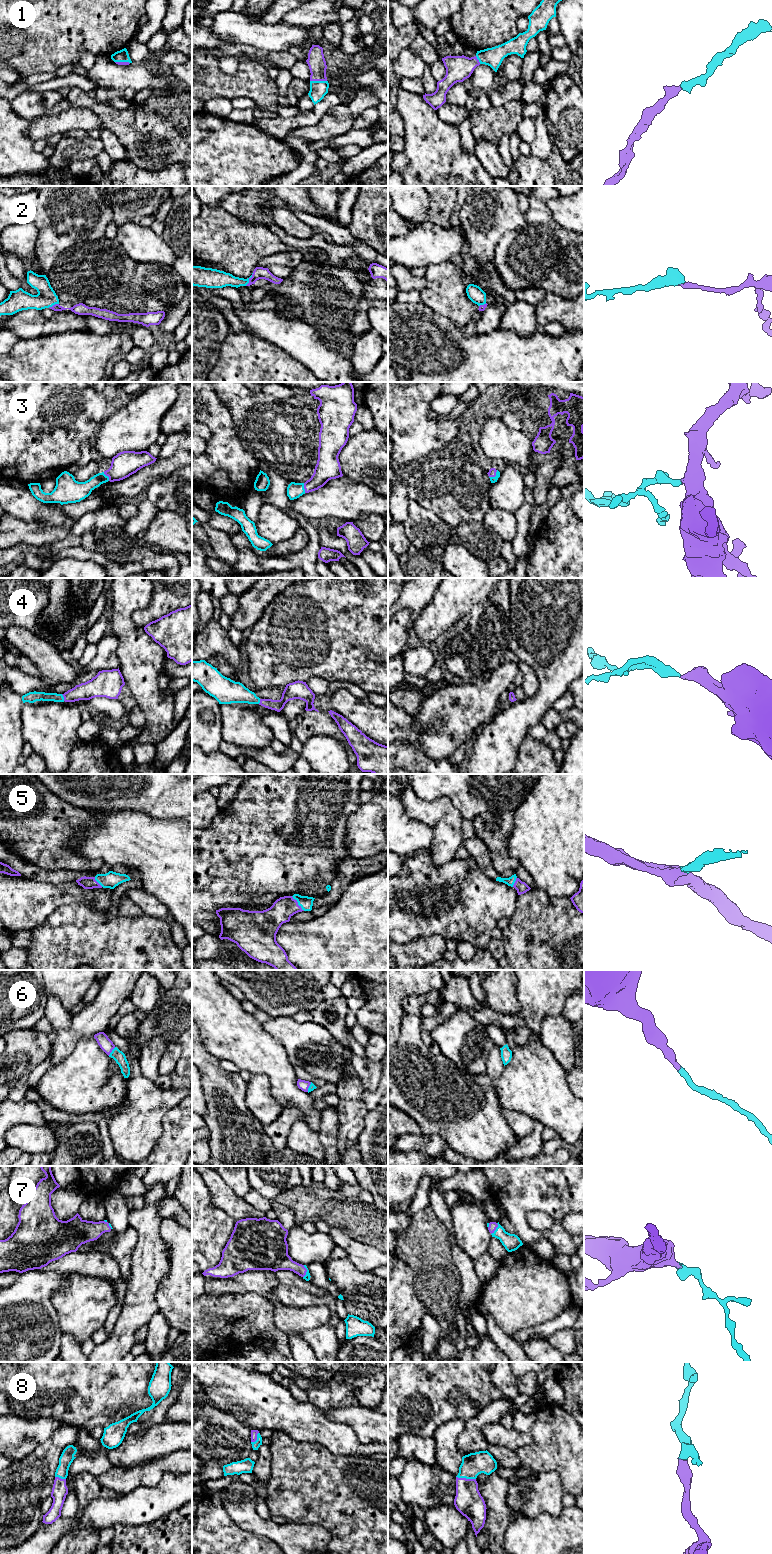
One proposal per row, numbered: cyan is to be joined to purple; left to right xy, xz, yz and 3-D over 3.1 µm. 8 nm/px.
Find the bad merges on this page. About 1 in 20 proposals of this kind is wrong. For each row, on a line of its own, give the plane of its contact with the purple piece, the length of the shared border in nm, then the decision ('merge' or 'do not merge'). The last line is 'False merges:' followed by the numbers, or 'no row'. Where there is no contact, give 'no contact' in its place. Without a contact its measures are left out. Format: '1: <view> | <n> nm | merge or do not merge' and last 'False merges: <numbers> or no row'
1: xz | 140 nm | merge
2: xz | 120 nm | merge
3: yz | 90 nm | merge
4: xy | 60 nm | merge
5: xz | 160 nm | merge
6: xy | 90 nm | merge
7: yz | 110 nm | merge
8: yz | 160 nm | merge
False merges: no row

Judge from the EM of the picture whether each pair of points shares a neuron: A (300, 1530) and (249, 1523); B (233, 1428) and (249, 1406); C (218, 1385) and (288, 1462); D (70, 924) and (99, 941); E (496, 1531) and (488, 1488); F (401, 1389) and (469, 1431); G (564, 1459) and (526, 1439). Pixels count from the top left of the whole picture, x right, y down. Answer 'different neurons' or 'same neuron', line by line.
A: same neuron
B: different neurons
C: different neurons
D: same neuron
E: same neuron
F: different neurons
G: different neurons

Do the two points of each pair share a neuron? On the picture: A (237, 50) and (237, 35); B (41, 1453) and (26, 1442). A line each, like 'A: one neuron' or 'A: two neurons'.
A: two neurons
B: two neurons

